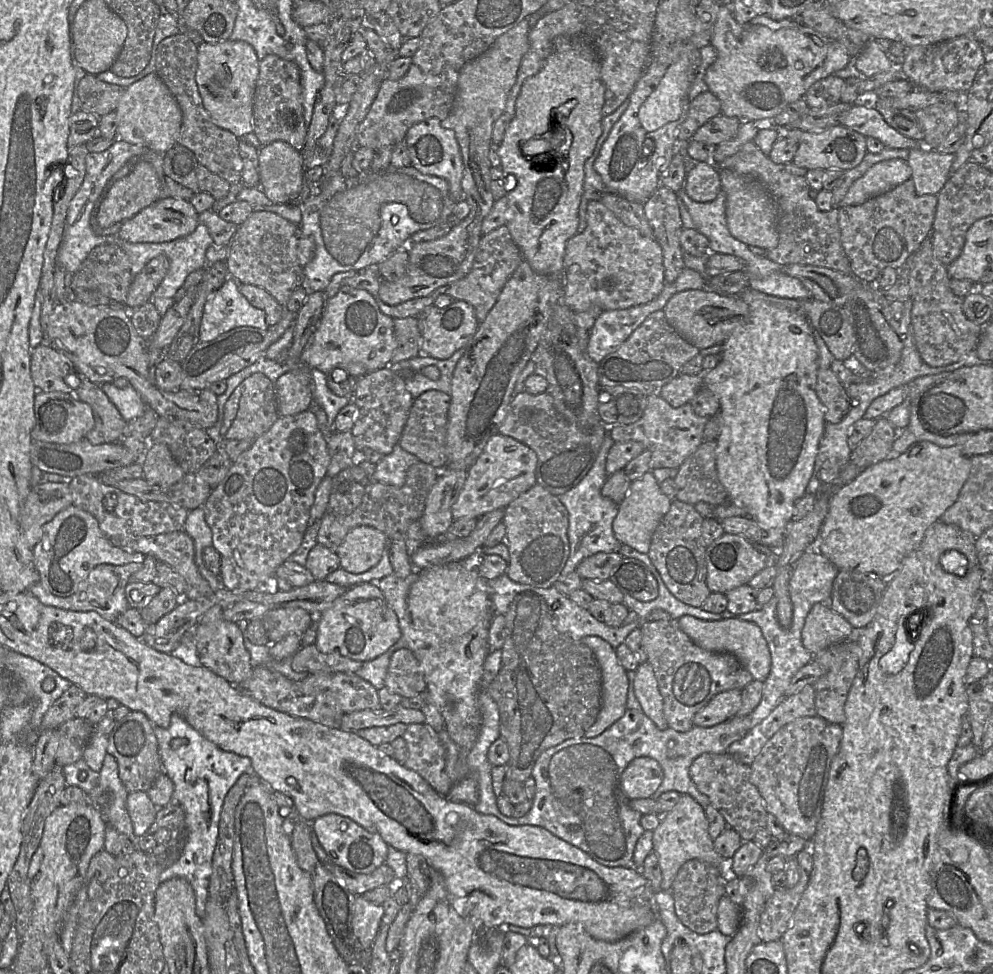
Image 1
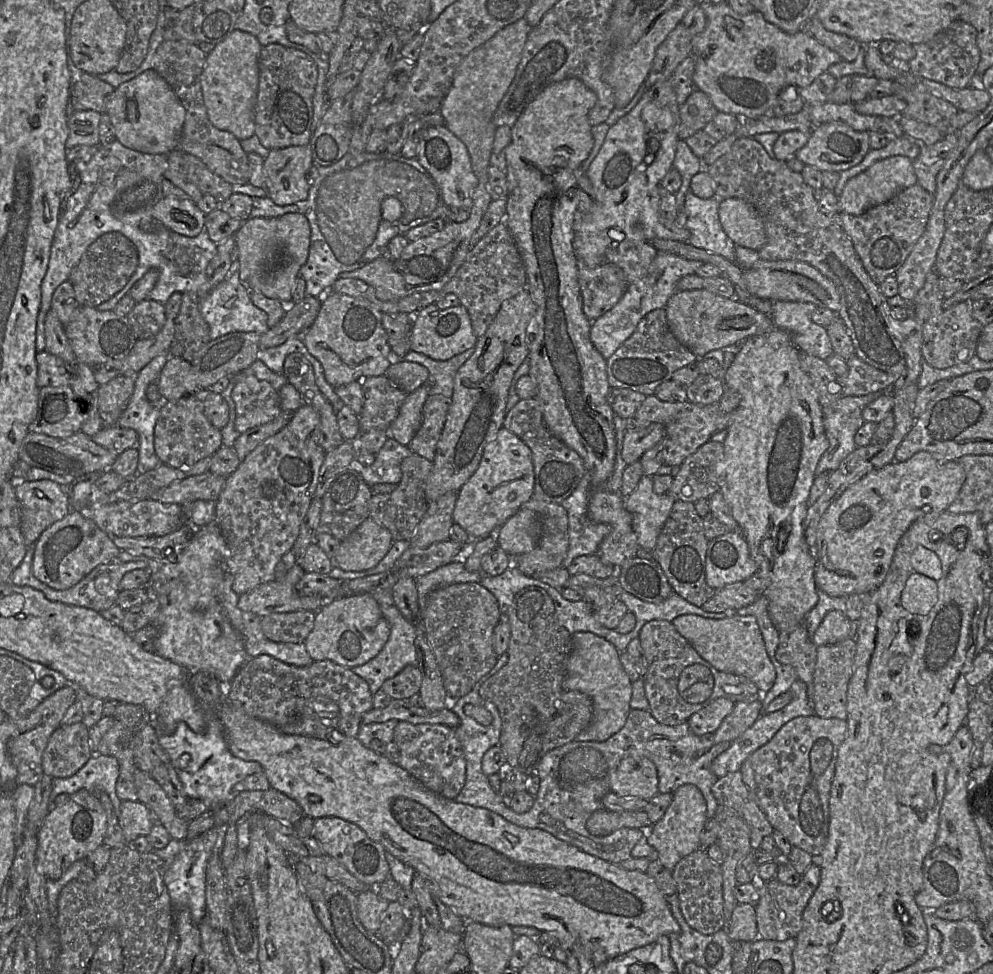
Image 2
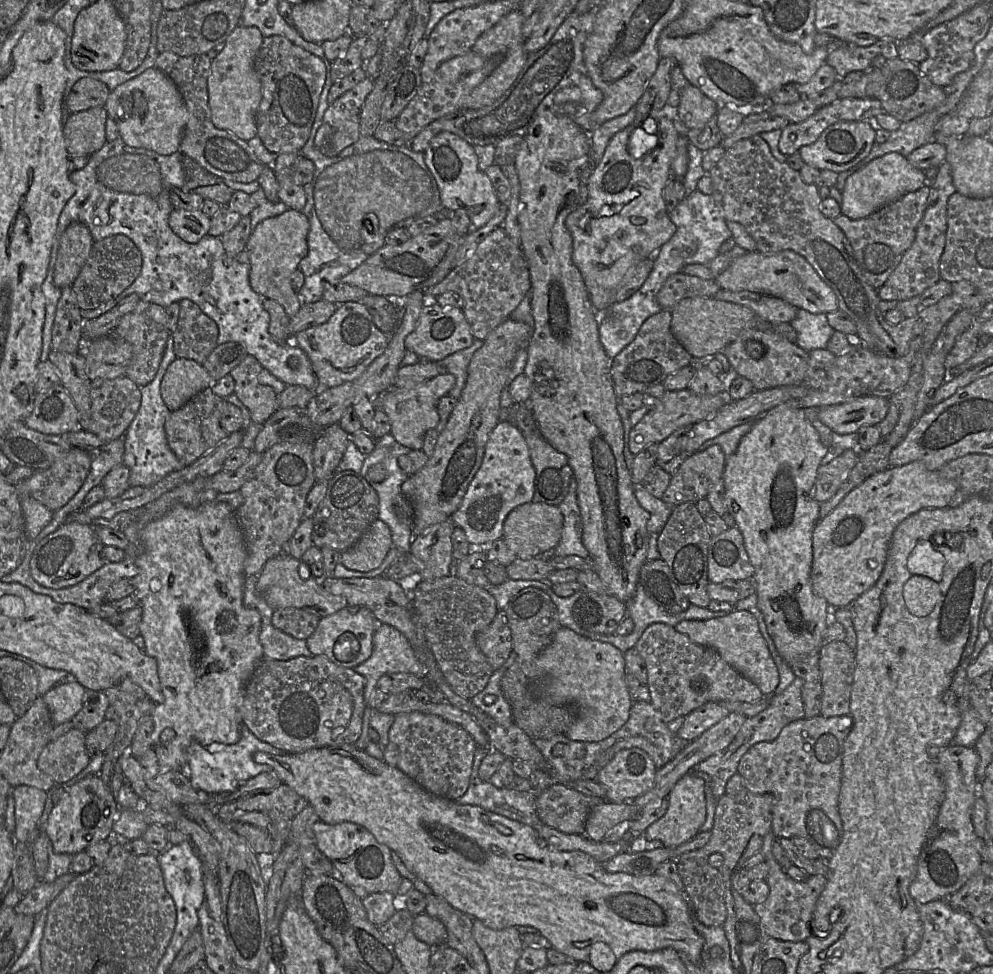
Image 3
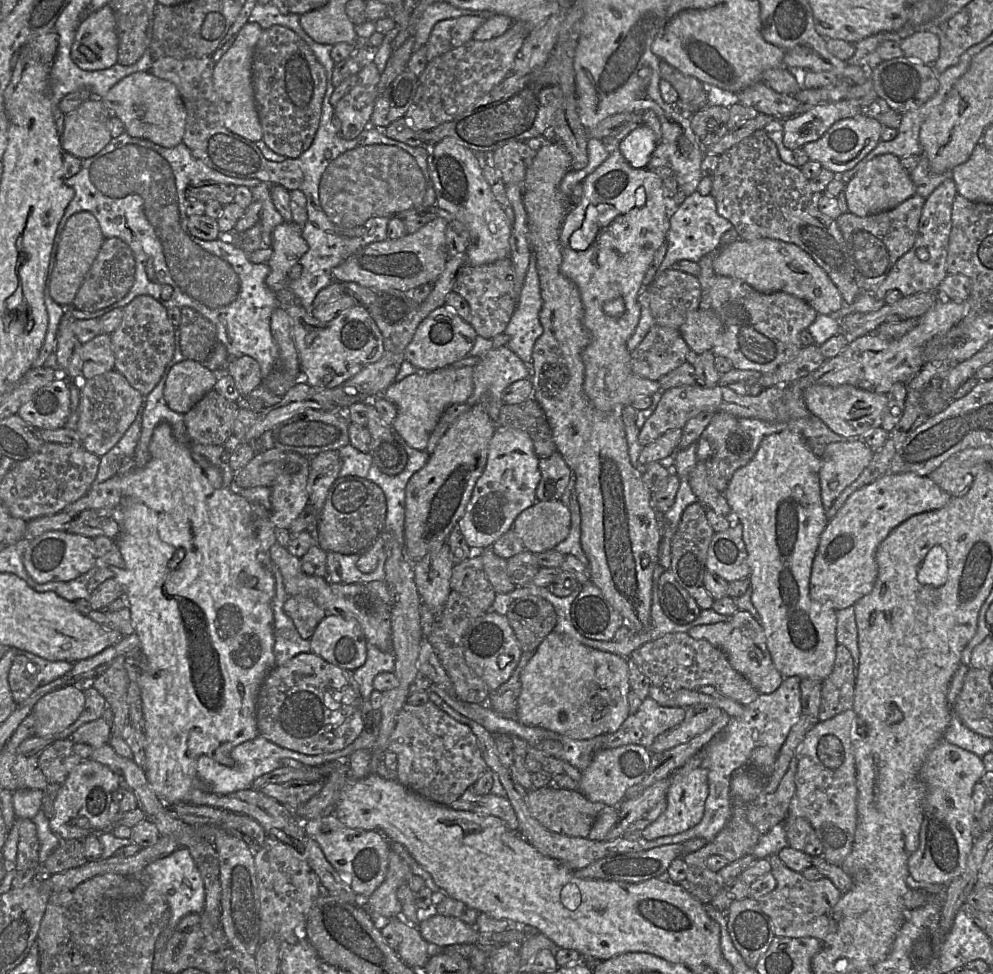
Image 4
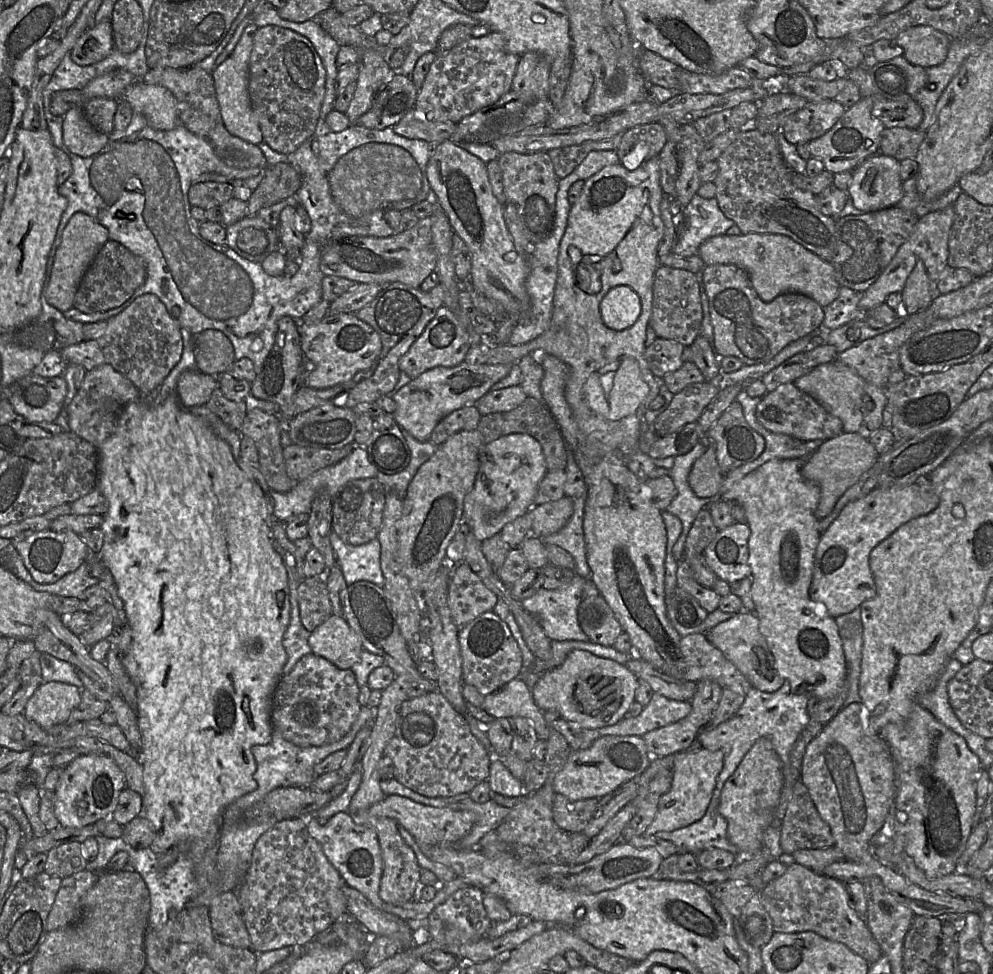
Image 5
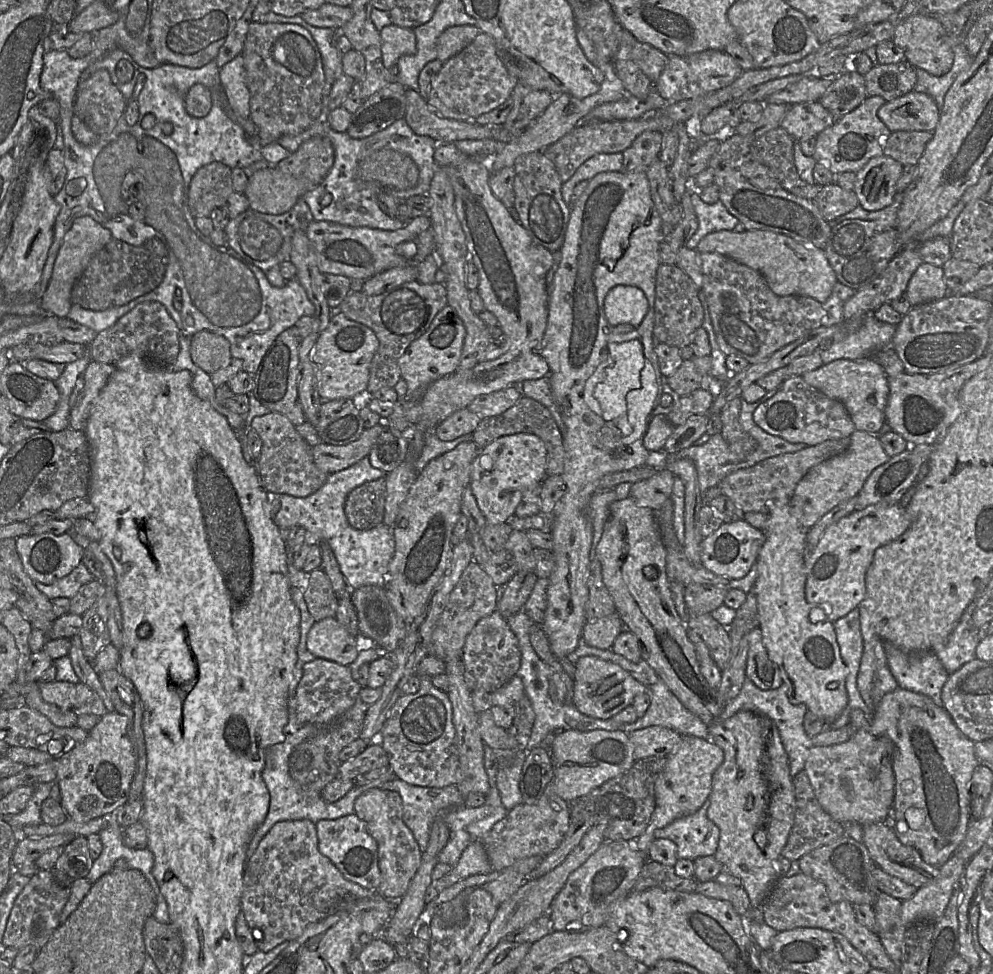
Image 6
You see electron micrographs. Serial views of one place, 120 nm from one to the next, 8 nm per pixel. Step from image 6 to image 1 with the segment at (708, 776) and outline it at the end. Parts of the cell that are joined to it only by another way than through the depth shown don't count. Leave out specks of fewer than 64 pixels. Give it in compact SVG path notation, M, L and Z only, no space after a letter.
M687 794L680 795L677 804L668 813L662 815L659 826L652 832L653 851L658 857L662 871L661 891L671 891L679 869L689 860L697 859L725 868L725 861L714 850L704 809Z

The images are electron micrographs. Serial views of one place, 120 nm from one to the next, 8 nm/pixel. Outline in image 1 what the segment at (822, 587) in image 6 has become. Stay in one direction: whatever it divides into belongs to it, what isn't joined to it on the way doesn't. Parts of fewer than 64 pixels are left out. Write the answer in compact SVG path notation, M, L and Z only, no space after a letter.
M920 441L911 445L904 453L895 458L887 458L870 467L867 467L852 482L841 488L832 498L829 511L821 528L821 552L839 570L851 570L863 574L875 573L888 579L902 566L906 556L916 550L922 543L926 530L936 521L939 521L944 512L958 499L961 489L966 483L971 470L971 457L963 454L957 446L941 447L929 441Z

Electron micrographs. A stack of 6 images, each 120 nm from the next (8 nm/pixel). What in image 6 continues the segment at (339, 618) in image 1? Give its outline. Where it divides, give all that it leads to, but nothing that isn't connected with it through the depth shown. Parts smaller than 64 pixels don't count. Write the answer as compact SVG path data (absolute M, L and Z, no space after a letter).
M325 618L314 623L307 647L316 658L349 666L358 657L360 638L352 636L336 618Z

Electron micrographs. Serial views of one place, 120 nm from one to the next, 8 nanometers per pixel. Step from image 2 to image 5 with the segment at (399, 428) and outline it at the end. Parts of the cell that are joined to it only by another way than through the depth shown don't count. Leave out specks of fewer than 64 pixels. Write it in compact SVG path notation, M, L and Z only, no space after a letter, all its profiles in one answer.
M464 360L454 367L438 366L412 379L391 397L397 404L393 417L397 424L416 440L425 442L436 425L451 412L476 402L506 377L513 364L469 363Z

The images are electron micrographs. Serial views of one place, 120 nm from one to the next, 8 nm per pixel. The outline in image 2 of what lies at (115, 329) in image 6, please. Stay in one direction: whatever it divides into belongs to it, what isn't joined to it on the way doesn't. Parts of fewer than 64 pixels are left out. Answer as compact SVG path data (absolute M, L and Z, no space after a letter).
M152 299L135 304L126 316L137 340L155 336L166 322L165 305Z

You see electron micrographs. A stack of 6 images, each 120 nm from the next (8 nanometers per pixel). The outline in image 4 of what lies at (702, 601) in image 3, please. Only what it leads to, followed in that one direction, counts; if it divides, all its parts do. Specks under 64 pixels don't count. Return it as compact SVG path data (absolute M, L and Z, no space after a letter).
M699 501L690 504L683 512L678 529L671 541L671 567L676 581L696 601L701 610L708 610L712 607L714 599L704 587L703 576L707 570L706 558L708 548L715 532L706 518L706 508Z

